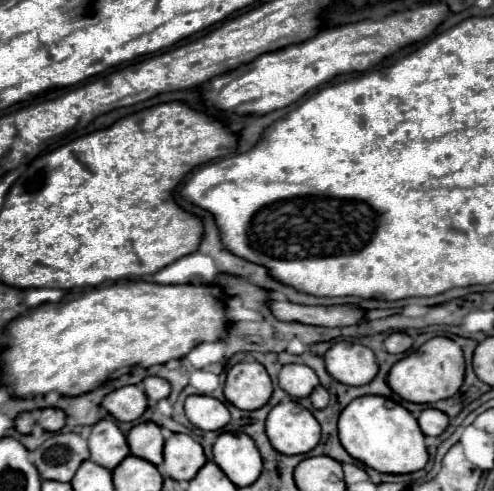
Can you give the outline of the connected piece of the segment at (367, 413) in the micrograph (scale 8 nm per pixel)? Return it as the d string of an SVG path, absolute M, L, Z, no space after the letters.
M381 395L357 397L341 411L339 439L353 459L381 473L413 473L423 469L429 461L425 435L417 419L403 405Z

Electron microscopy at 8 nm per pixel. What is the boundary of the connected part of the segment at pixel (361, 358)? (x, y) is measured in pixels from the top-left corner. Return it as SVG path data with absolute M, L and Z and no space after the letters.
M339 341L325 353L325 365L333 379L343 385L365 385L375 379L379 365L375 353L361 343Z

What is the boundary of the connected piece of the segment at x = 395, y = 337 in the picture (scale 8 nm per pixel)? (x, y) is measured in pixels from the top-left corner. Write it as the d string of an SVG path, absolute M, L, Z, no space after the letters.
M391 333L385 339L385 349L389 353L405 353L413 345L413 339L407 333Z

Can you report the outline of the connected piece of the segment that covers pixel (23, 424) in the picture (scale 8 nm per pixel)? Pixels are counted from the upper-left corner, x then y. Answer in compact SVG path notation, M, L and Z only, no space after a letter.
M19 413L19 415L15 417L15 429L17 429L19 433L31 433L33 425L35 425L35 419L31 417L31 413Z

